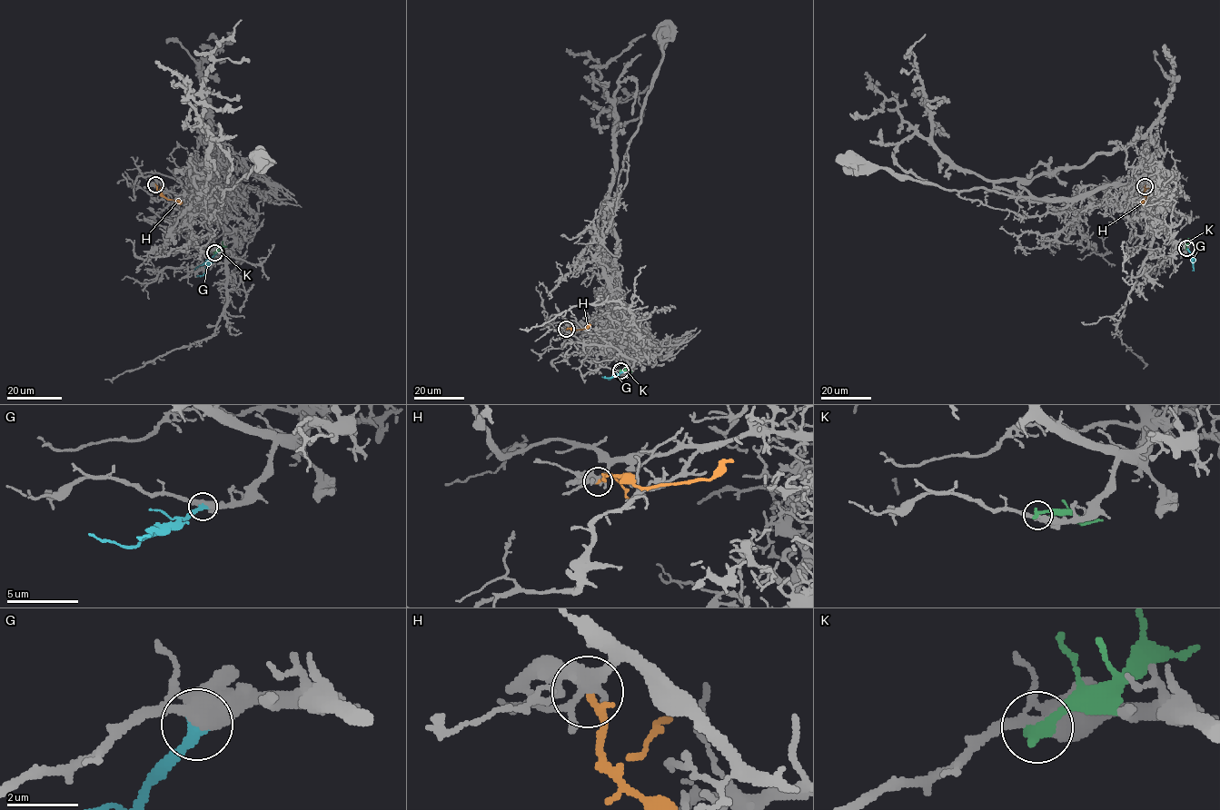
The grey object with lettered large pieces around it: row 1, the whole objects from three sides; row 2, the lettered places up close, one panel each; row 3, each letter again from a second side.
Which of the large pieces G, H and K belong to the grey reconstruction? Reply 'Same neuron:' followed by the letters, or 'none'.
Same neuron: G

